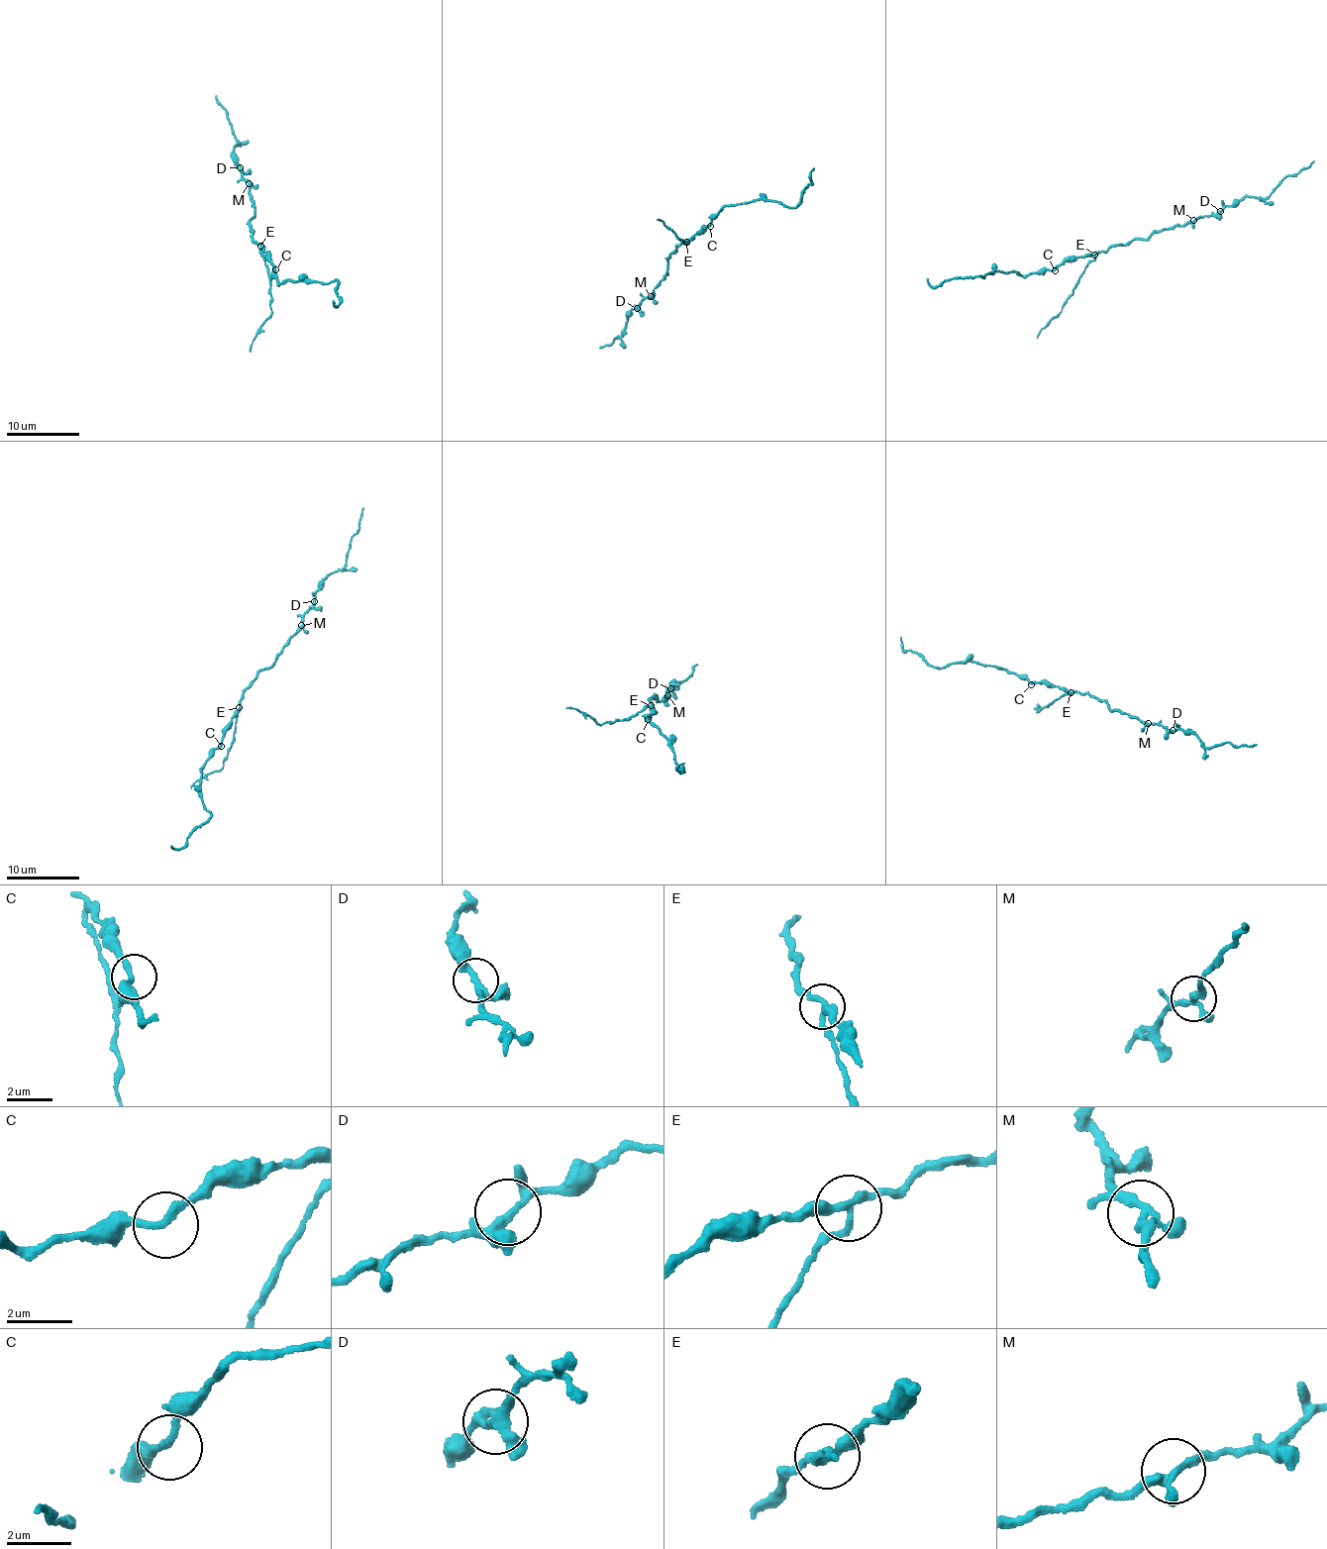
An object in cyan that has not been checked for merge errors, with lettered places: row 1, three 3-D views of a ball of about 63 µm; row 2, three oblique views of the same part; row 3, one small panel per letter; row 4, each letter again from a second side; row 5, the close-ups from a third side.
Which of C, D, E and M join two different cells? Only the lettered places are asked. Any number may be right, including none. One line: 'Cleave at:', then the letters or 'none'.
Cleave at: E

